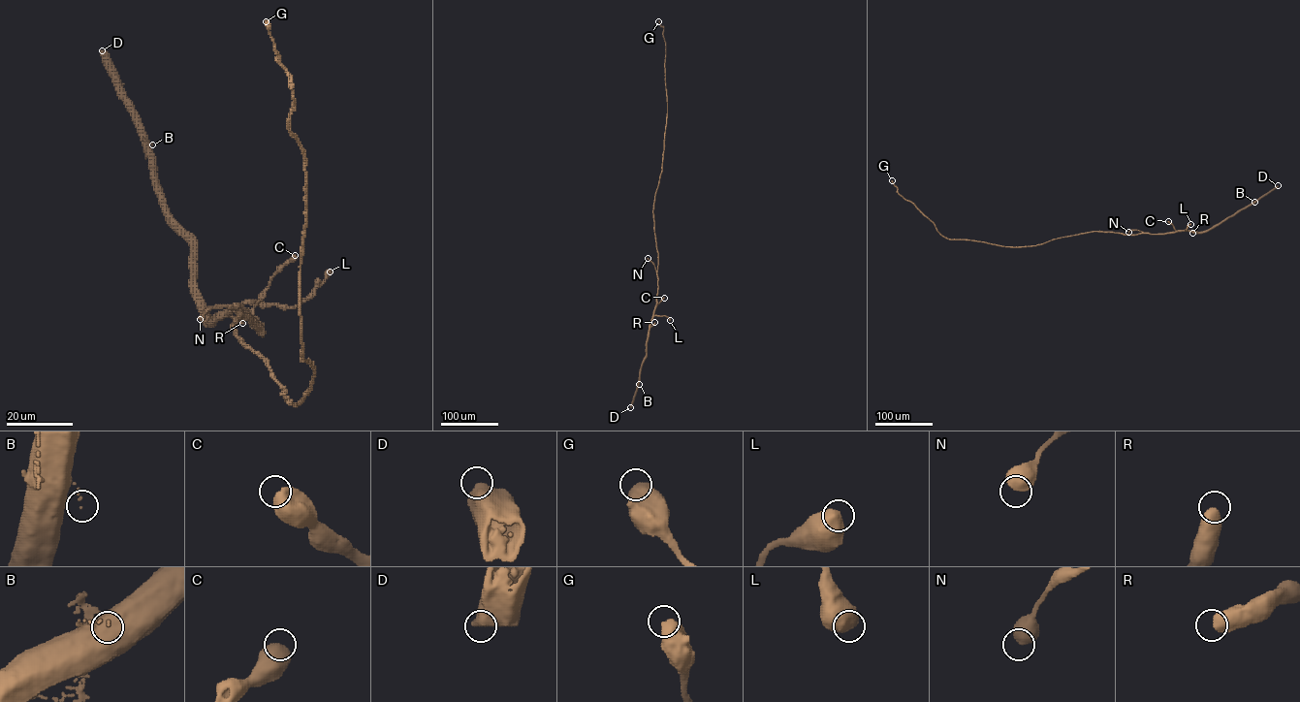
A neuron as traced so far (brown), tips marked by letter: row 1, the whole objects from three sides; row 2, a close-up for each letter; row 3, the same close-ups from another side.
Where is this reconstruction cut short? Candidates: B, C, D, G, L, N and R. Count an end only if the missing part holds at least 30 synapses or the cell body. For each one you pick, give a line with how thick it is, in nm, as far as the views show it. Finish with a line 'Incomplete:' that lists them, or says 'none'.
Incomplete: none

